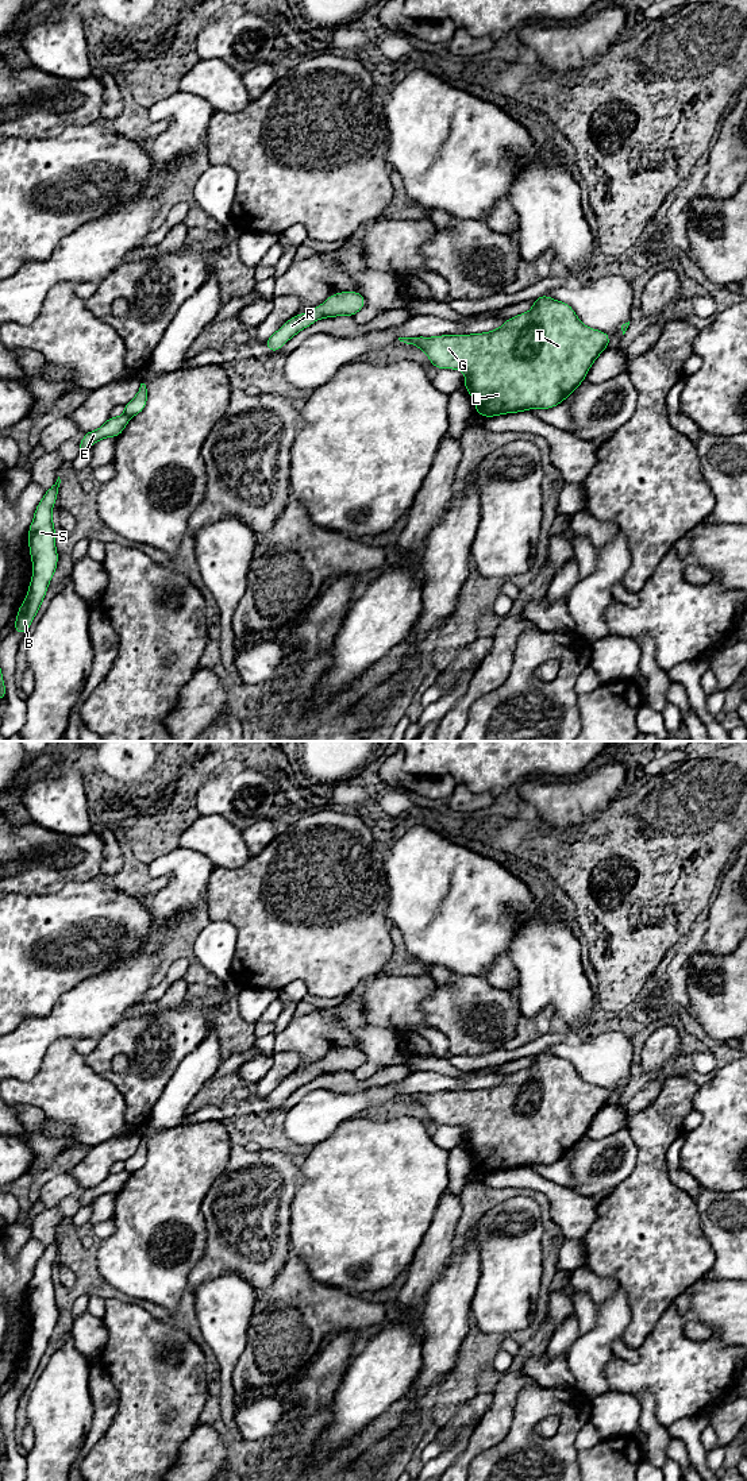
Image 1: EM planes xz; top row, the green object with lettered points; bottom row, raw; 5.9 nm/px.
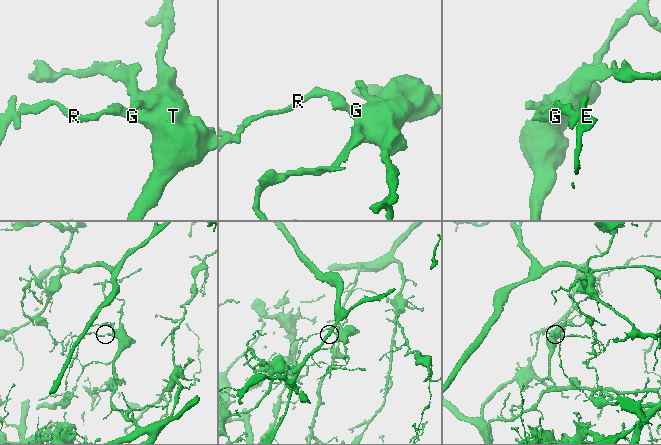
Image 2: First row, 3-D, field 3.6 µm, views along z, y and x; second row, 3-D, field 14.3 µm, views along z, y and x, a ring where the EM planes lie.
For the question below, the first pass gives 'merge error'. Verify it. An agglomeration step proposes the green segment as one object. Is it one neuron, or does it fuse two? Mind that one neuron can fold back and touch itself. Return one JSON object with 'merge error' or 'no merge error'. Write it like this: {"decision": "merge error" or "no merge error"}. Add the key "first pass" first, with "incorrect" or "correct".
{"first pass": "correct", "decision": "merge error"}

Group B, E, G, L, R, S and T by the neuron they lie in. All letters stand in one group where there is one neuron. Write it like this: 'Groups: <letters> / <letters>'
Groups: B E S / G L R T

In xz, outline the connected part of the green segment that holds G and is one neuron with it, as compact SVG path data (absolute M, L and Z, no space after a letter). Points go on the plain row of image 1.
M543 1050L534 1056L531 1067L508 1075L494 1087L398 1096L423 1106L438 1126L463 1127L463 1142L474 1156L475 1170L490 1175L532 1164L550 1165L563 1158L585 1137L611 1092L586 1083L569 1060Z

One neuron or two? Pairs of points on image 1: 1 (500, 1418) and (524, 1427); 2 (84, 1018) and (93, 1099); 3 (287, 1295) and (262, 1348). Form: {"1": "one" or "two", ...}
{"1": "two", "2": "two", "3": "one"}

